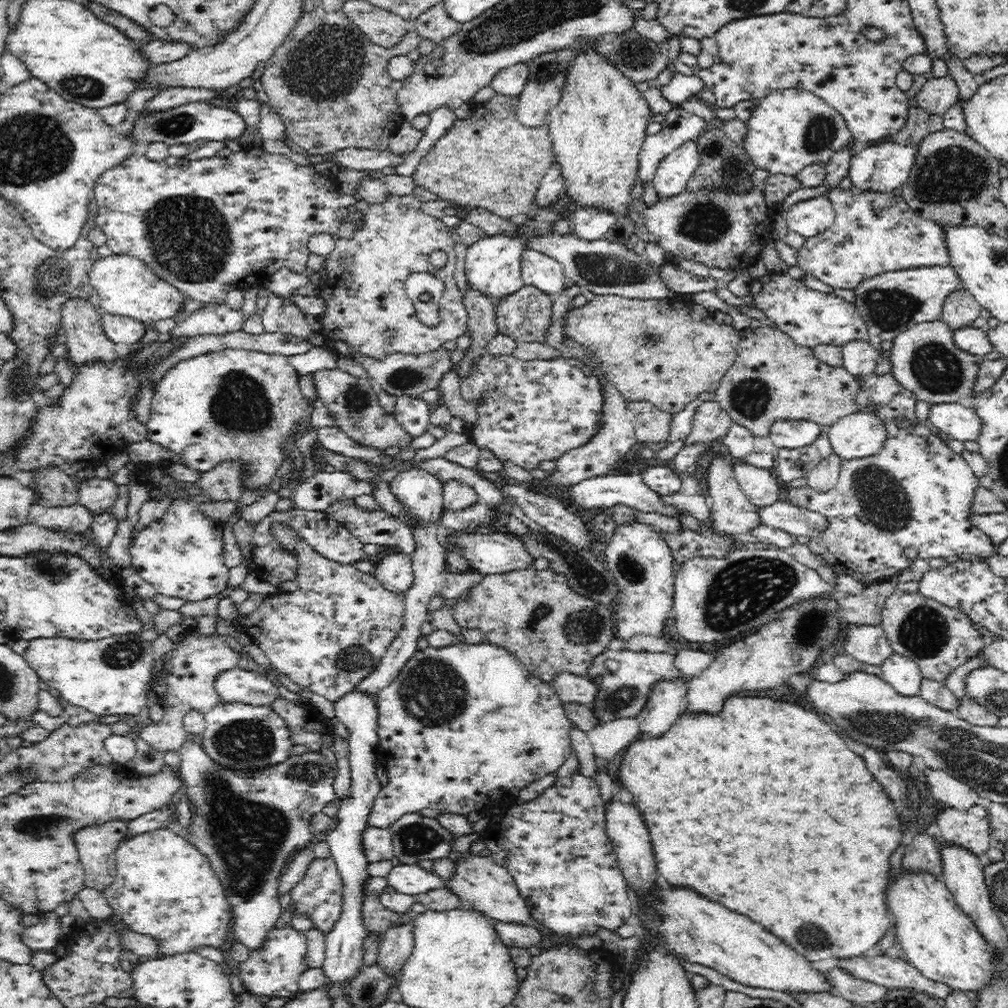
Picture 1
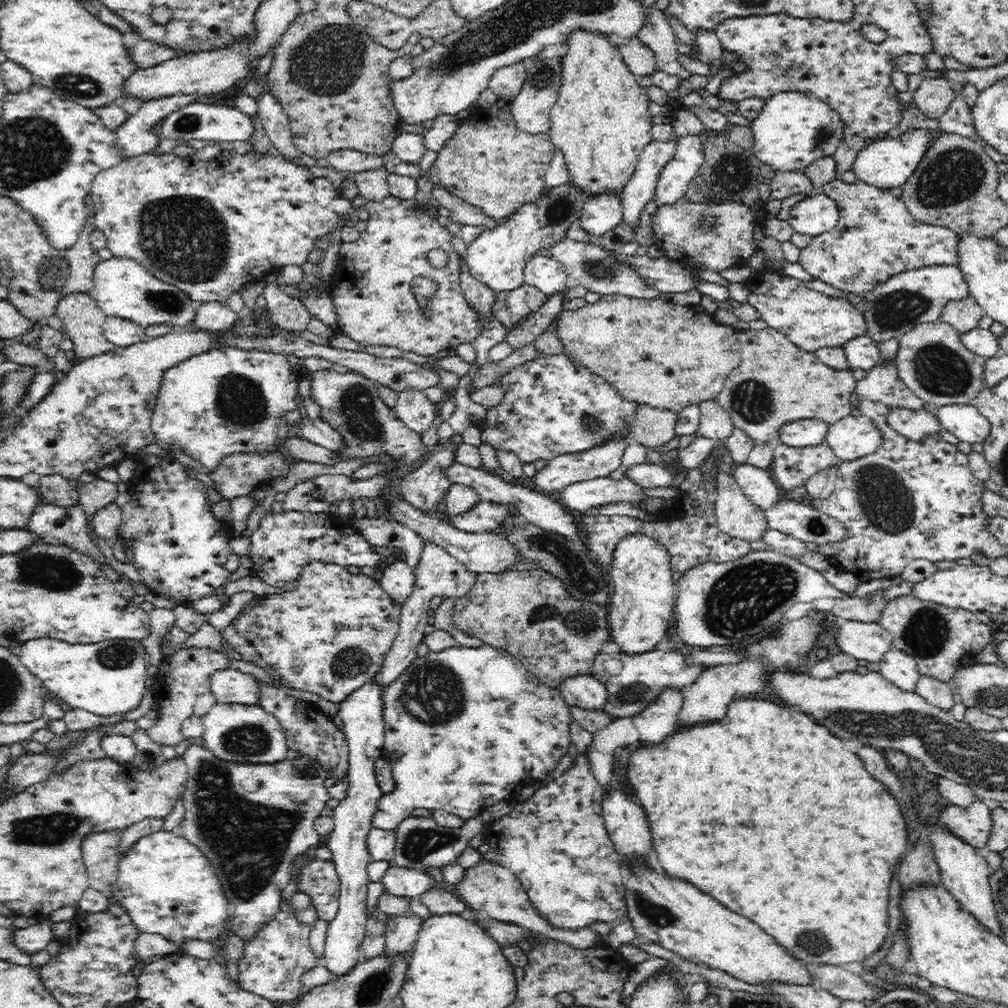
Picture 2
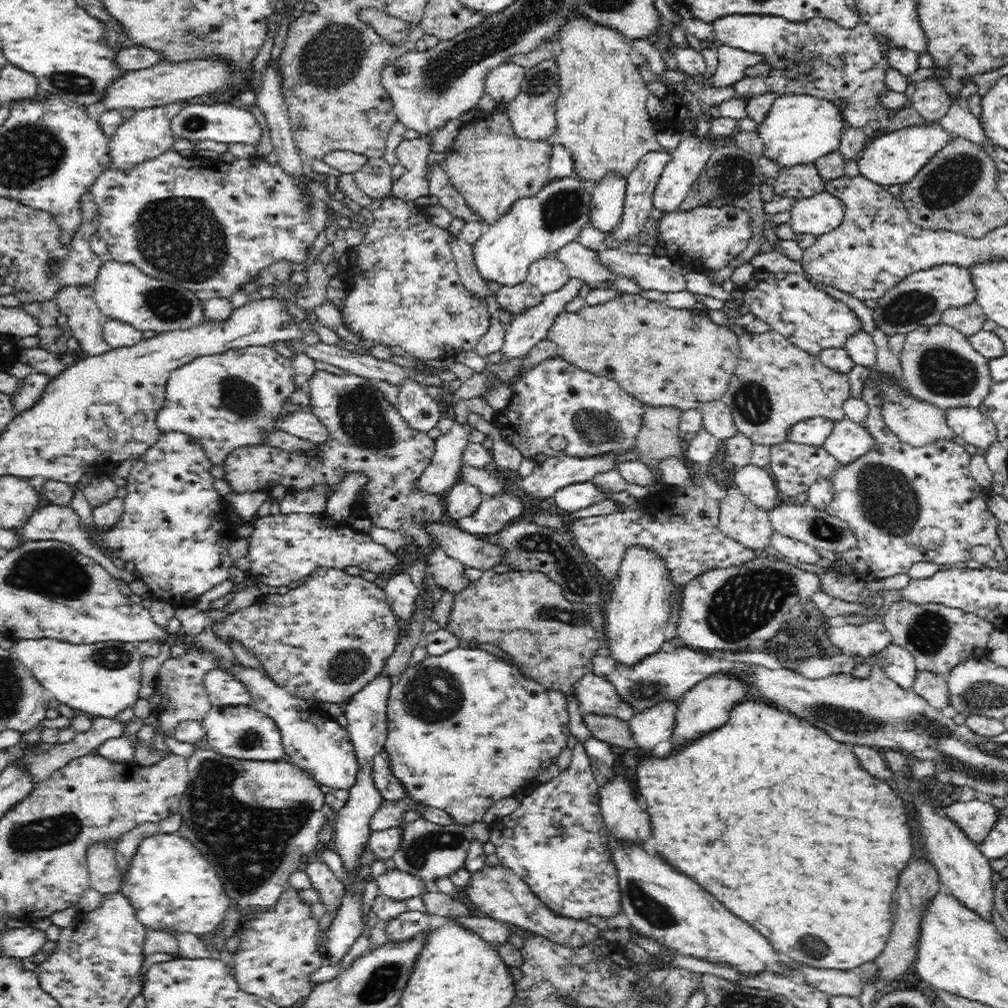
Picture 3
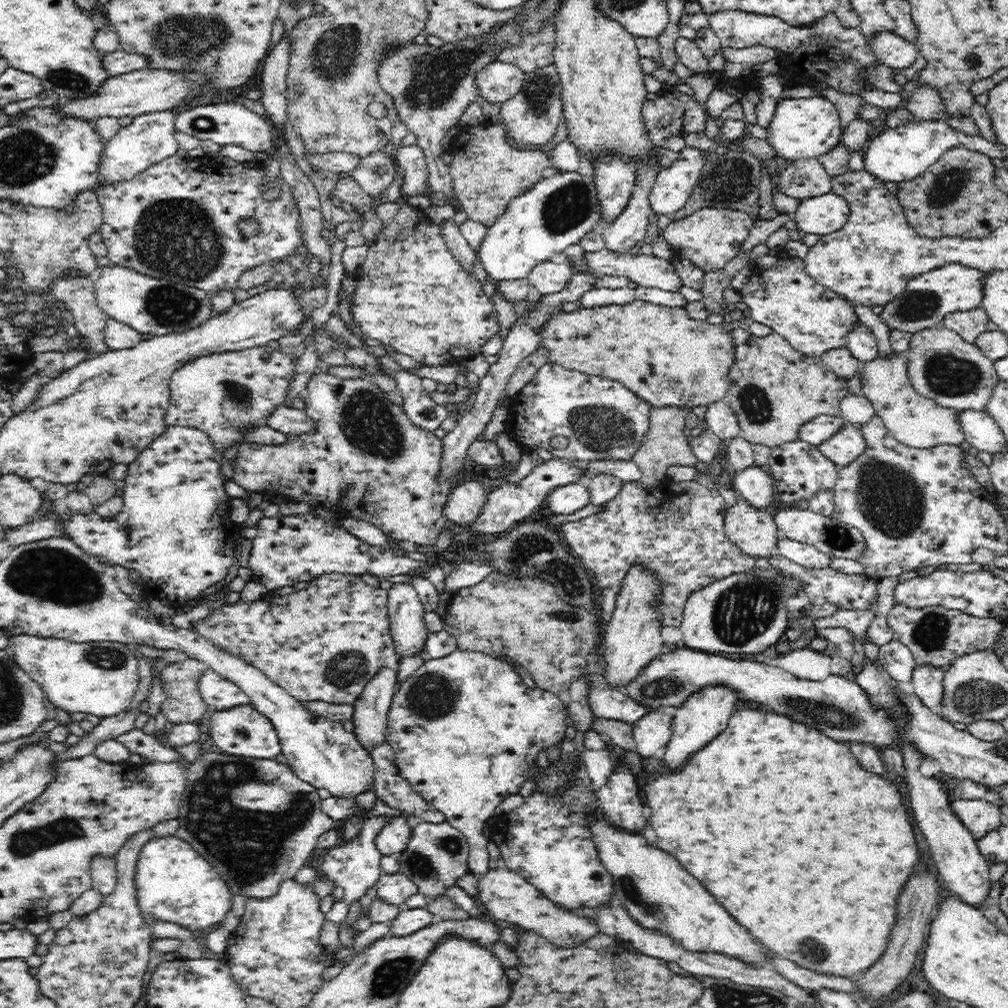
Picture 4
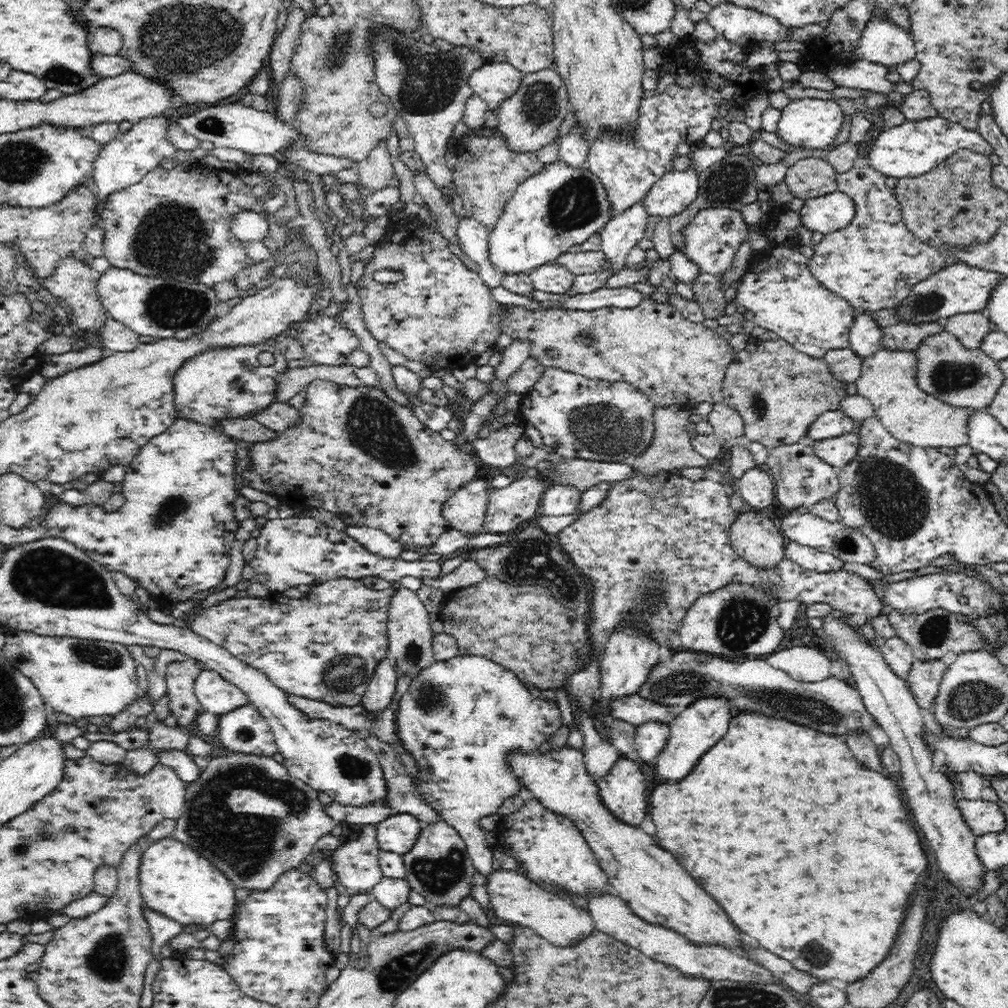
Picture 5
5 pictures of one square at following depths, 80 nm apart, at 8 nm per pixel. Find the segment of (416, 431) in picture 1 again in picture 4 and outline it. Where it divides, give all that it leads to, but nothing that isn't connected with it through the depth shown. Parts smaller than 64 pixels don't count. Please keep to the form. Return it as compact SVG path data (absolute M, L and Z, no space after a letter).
M397 368L395 380L402 395L402 411L414 427L433 431L448 418L445 405L437 403L424 389L422 378Z

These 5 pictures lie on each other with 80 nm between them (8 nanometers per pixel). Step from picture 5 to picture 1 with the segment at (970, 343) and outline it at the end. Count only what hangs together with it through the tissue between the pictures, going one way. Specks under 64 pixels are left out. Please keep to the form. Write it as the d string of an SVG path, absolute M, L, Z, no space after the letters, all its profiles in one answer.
M964 288L947 294L941 309L942 321L953 329L972 323L981 312L981 305Z

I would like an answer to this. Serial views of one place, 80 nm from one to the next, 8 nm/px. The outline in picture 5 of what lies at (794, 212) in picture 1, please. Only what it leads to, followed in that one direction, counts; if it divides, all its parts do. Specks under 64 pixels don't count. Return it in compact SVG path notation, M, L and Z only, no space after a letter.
M836 191L806 199L801 210L796 213L800 226L825 235L850 224L854 216L854 203L846 194Z

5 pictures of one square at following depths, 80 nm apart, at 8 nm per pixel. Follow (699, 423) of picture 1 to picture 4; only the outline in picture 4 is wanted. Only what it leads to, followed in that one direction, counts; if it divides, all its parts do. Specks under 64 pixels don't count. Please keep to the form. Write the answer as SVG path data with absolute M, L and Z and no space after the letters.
M723 400L706 405L704 422L720 440L726 441L740 435L736 416Z

